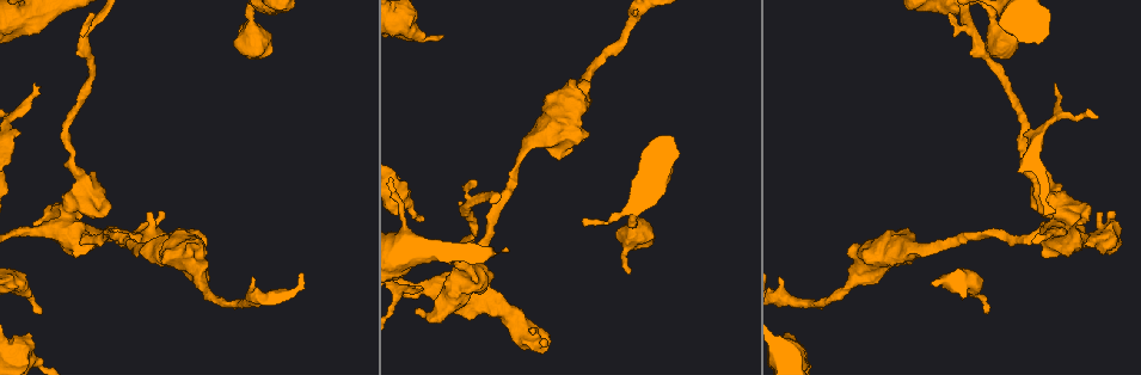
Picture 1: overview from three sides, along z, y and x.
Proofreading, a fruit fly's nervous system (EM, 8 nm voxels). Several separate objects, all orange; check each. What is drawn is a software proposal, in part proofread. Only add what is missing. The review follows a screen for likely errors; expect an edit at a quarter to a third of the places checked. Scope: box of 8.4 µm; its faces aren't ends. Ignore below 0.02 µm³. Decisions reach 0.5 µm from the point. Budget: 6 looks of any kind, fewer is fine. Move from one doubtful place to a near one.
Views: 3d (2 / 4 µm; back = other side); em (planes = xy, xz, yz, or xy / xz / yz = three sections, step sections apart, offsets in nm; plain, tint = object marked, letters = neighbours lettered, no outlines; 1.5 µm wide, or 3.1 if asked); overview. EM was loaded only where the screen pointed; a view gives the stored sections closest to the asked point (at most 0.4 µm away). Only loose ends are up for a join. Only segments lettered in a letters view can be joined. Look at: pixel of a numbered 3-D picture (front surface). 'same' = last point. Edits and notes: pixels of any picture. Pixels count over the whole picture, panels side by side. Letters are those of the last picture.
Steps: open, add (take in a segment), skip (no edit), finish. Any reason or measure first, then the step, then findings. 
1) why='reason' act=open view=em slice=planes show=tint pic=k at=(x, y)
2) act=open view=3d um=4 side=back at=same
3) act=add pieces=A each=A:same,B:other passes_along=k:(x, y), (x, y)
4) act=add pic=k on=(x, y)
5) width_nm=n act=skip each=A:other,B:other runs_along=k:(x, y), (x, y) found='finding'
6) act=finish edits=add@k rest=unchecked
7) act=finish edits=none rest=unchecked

why='branch stops here' act=open view=em slice=planes show=letters pic=1 at=(416, 309)

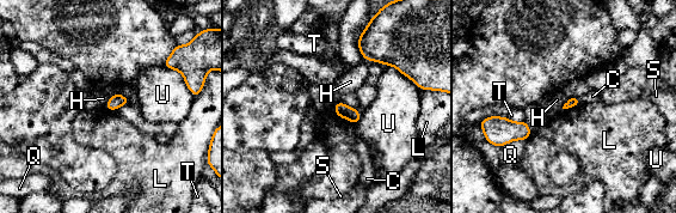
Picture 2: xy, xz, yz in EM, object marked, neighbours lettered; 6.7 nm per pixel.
act=skip each=C:other,H:other,L:other,Q:other,S:other,T:other,U:other found='none of them fits'

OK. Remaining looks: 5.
why='free end' act=open view=em slice=planes show=tint pic=1 at=(983, 313)

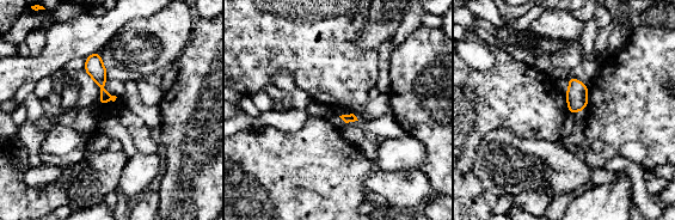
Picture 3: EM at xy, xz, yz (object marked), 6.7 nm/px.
why='see the neighbours' act=open view=em slice=planes show=letters at=same

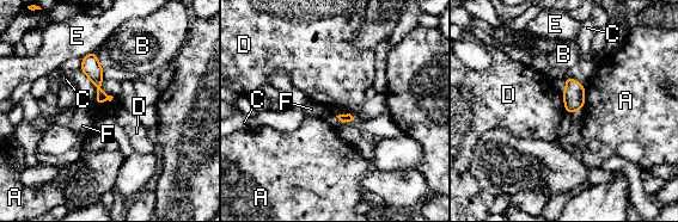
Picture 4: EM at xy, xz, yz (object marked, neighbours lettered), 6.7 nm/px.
longest_contact=A:140nm act=skip each=A:other,B:other,C:other,D:other,E:other,F:other found='no lettered segment goes on from it'

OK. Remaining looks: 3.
why='tapers out' act=open view=3d um=2 pic=1 at=(631, 271)

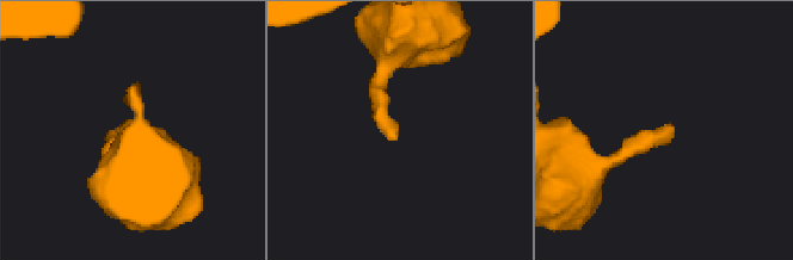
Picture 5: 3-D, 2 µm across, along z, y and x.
act=open view=em slice=planes show=letters pic=5 at=(669, 128)

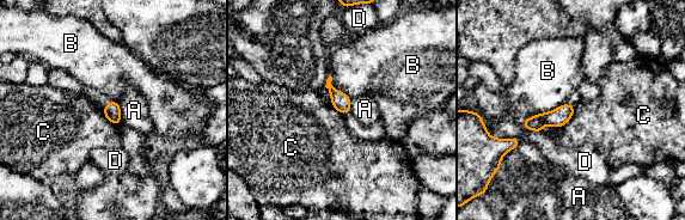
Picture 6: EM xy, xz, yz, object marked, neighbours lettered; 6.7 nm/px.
width_nm=110 act=skip each=A:other,B:other,C:other,D:other border=6:(563, 103), (523, 121) found='none of them fits'

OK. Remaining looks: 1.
act=finish edits=none rest=unchecked

